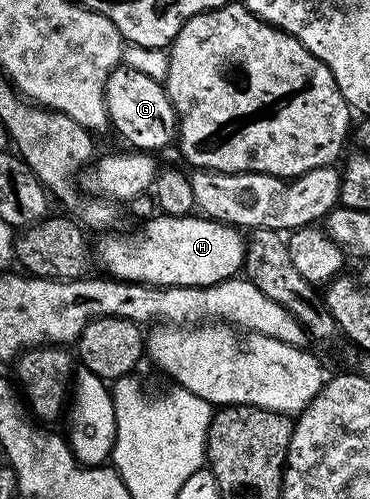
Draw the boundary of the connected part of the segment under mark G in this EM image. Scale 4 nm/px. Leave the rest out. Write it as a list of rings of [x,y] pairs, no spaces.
[[[119,65],[108,77],[105,89],[106,112],[109,124],[118,130],[118,135],[131,148],[143,153],[159,153],[165,147],[173,148],[178,138],[178,114],[174,111],[172,101],[168,97],[165,86],[159,80],[147,77],[145,73],[125,65]]]

